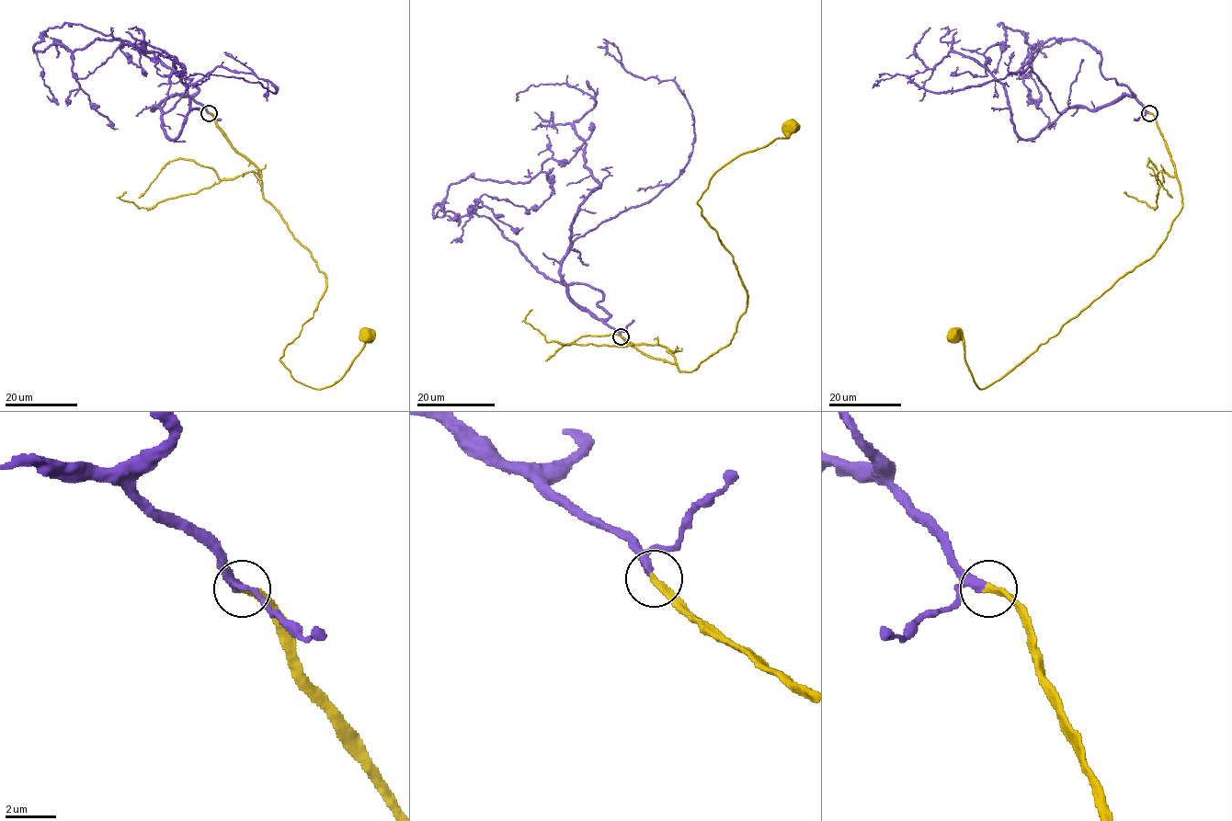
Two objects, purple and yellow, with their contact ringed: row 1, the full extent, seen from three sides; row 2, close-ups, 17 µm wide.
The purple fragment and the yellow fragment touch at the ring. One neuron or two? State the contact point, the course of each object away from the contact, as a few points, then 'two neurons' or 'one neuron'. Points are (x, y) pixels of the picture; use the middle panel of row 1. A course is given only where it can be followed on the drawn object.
(621, 336) | purple via (621, 336), (598, 290), (546, 279), (485, 217), (433, 214), (450, 186), (528, 183), (591, 131) | yellow via (621, 336), (680, 371), (692, 371), (730, 342), (747, 289), (697, 203), (718, 170), (787, 138), (788, 125) | one neuron

